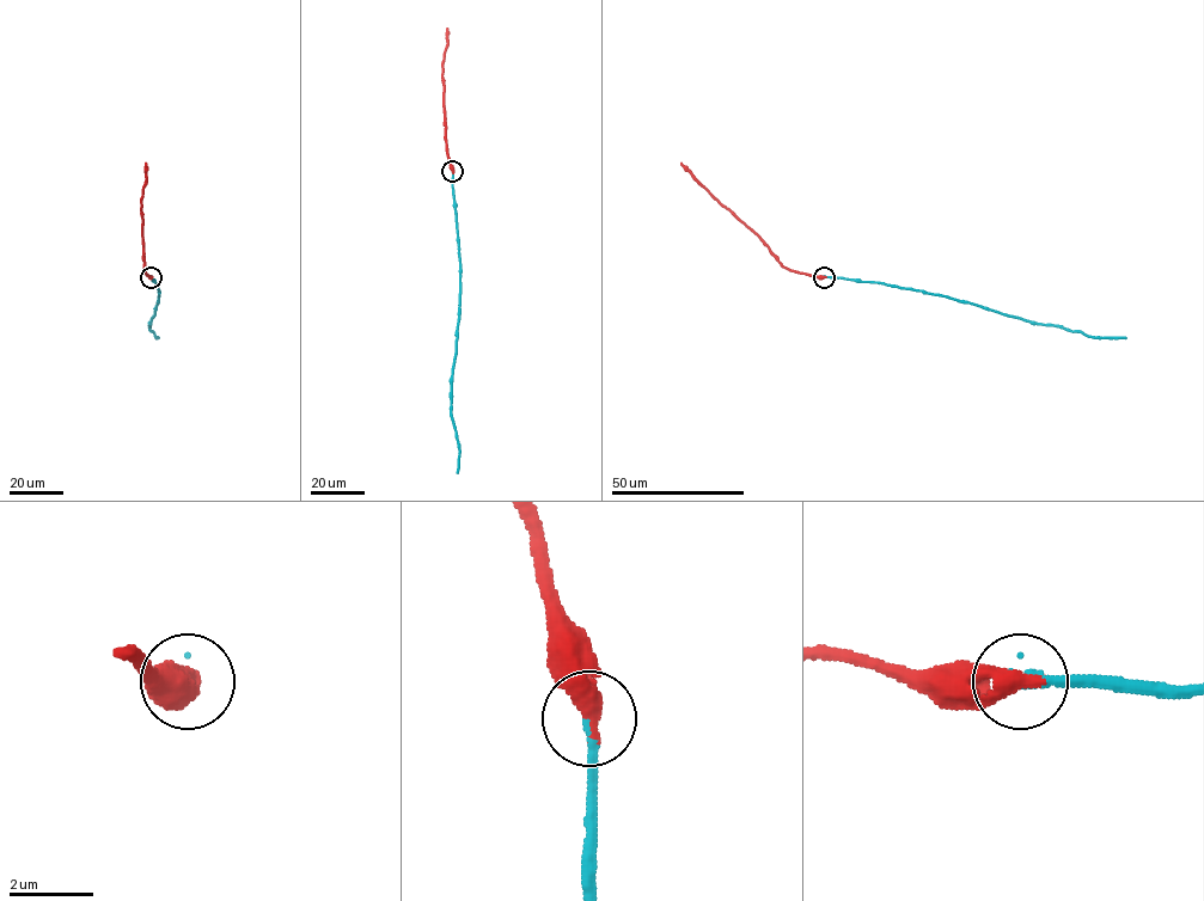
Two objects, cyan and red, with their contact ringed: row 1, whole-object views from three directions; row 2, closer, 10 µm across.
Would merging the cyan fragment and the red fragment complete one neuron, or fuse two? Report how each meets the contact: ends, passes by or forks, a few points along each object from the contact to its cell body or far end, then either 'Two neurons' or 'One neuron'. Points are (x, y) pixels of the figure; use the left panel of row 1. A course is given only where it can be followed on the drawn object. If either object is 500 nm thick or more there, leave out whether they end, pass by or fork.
Course of cyan: (151, 277), (158, 290), (150, 323), (157, 338). Course of red: (151, 277), (145, 273), (142, 236), (145, 163). One neuron

